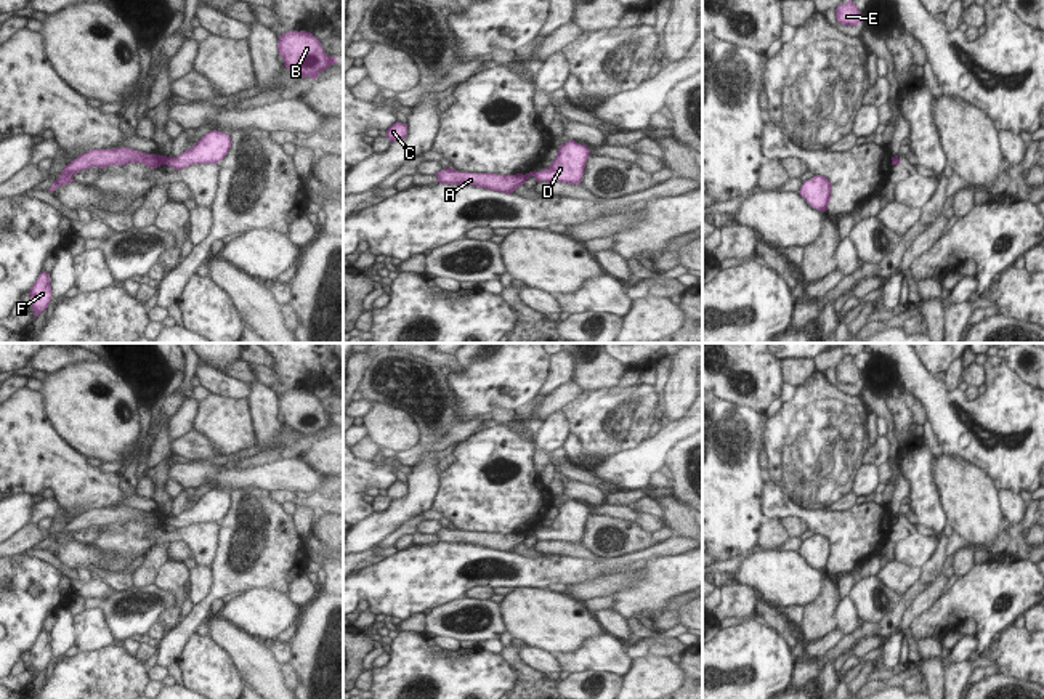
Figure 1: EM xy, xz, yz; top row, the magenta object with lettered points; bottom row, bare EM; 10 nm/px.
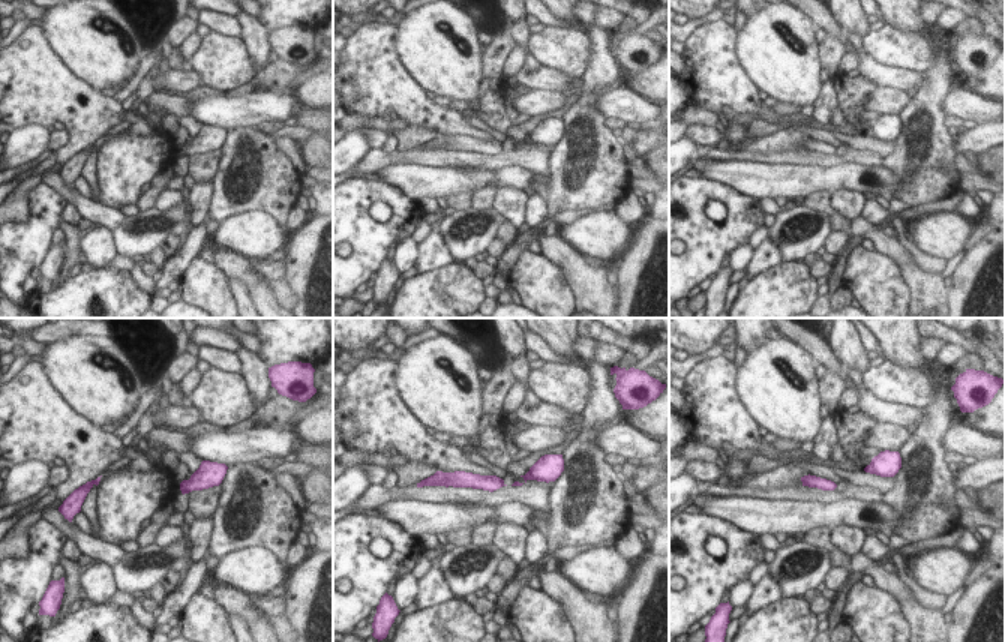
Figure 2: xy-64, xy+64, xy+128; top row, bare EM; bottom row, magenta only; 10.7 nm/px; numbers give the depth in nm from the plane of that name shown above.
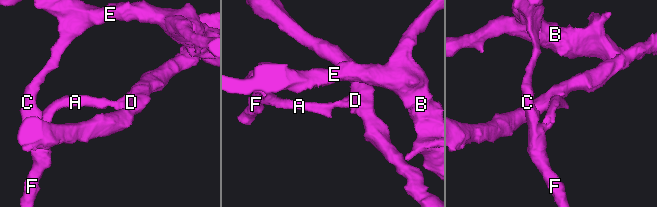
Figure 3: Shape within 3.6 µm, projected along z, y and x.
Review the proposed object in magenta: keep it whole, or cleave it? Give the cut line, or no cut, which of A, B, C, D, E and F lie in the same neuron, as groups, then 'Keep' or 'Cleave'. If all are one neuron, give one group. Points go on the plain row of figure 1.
Split along xy (167, 517), (162, 523). Groups: A B C E F / D. Cleave

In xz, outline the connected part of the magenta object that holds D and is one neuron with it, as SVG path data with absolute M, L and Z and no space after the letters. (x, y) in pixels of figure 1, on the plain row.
M569 499L558 507L558 513L548 527L526 532L526 539L534 535L536 540L581 543L589 511L590 508L585 503Z

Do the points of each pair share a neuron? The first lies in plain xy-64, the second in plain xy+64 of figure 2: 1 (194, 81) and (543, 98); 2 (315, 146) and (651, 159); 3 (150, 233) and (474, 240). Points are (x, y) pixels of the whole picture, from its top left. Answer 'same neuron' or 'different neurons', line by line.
1: different neurons
2: same neuron
3: same neuron

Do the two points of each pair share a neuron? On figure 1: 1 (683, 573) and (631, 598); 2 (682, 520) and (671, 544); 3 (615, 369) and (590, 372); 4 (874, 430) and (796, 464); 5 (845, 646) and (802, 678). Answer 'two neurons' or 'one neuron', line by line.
1: one neuron
2: two neurons
3: one neuron
4: two neurons
5: one neuron

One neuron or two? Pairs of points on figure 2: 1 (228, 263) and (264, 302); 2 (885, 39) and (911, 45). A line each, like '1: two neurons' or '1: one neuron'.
1: one neuron
2: one neuron

